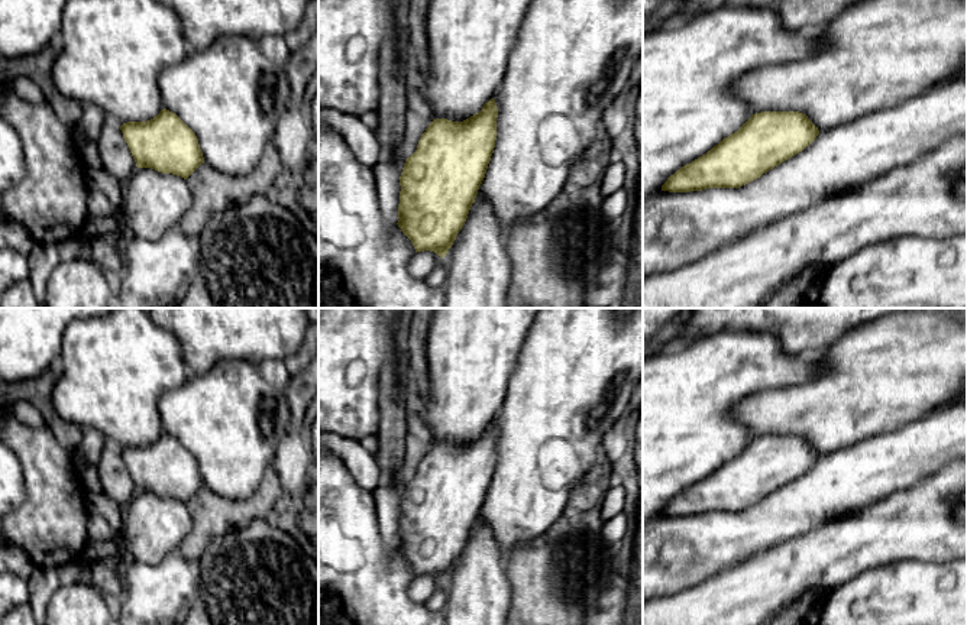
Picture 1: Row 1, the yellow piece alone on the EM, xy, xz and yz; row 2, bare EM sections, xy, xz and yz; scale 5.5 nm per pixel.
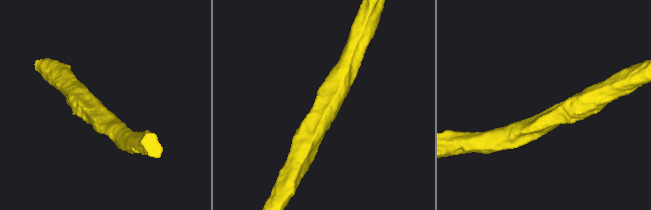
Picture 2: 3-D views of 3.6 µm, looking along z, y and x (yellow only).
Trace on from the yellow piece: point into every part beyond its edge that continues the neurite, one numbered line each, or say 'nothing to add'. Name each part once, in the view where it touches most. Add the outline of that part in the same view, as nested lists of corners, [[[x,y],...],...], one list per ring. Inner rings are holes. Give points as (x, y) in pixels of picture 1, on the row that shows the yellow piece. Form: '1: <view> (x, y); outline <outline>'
nothing to add

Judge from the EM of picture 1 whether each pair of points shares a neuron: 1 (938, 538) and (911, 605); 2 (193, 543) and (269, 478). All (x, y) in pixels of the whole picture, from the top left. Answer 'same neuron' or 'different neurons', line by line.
1: different neurons
2: same neuron

